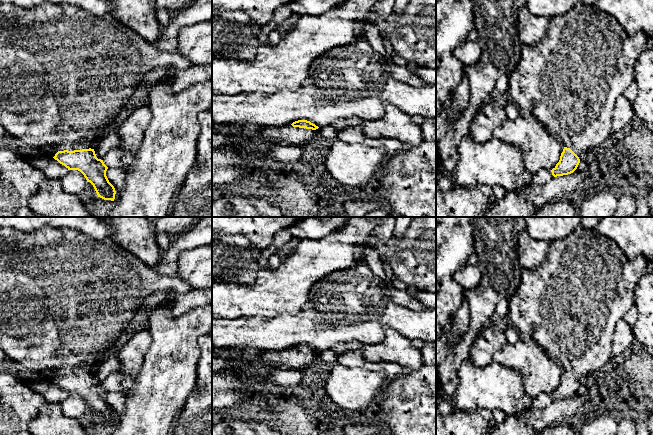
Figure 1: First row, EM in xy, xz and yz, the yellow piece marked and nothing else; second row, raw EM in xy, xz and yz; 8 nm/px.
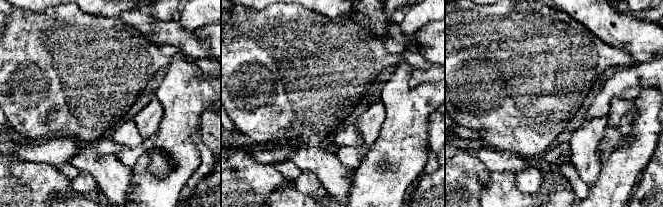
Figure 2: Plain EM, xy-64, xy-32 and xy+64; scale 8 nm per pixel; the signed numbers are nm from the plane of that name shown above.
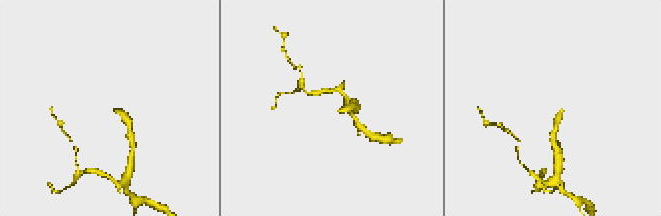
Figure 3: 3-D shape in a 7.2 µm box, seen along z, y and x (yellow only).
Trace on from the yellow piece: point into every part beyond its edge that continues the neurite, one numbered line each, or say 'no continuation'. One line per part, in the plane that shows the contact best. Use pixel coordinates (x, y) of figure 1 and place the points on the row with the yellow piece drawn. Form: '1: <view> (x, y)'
1: xy (65, 74)

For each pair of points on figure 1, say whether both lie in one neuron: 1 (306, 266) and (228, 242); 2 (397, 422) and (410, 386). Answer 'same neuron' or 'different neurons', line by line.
1: different neurons
2: same neuron

